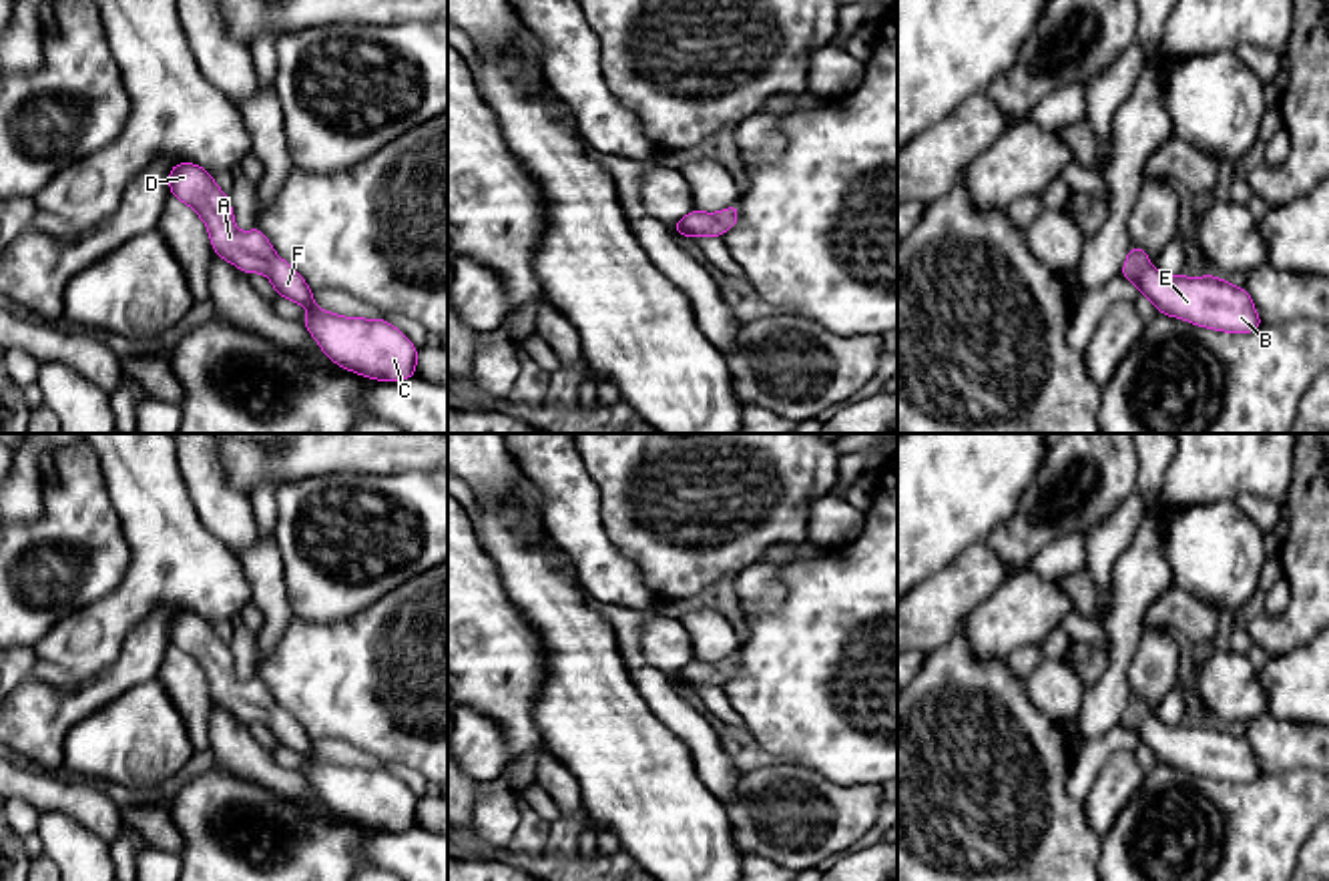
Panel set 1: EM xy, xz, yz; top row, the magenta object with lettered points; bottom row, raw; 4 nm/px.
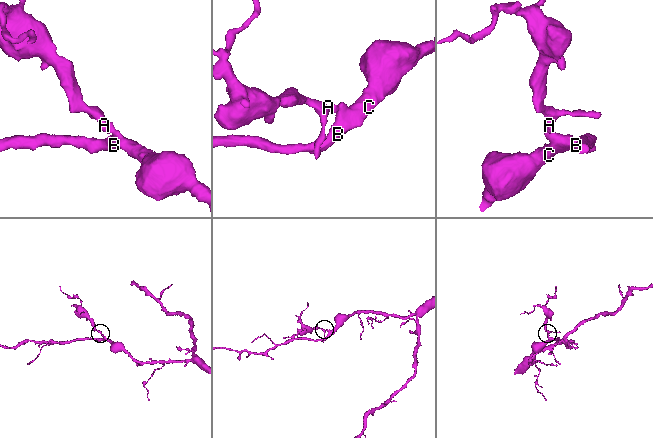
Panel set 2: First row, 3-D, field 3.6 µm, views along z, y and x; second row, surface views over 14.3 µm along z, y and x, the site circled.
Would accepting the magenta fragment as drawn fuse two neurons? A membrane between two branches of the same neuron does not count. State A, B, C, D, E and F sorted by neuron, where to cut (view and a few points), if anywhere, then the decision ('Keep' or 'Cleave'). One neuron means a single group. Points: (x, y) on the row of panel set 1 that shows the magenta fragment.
Groups: A B C D E F. No split. Keep

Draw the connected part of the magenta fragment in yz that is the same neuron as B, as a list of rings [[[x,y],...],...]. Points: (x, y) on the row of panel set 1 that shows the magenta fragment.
[[[1130,245],[1120,277],[1132,281],[1160,315],[1227,333],[1253,333],[1263,327],[1245,287],[1233,287],[1215,275],[1164,275],[1136,245]]]

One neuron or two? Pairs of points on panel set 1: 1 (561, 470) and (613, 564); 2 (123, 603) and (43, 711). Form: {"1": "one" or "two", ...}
{"1": "one", "2": "two"}

